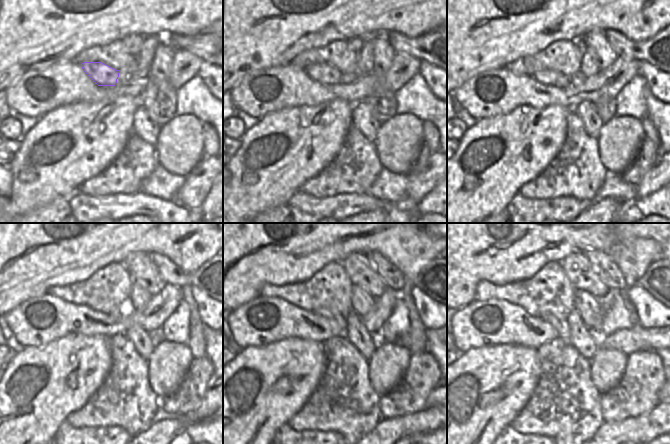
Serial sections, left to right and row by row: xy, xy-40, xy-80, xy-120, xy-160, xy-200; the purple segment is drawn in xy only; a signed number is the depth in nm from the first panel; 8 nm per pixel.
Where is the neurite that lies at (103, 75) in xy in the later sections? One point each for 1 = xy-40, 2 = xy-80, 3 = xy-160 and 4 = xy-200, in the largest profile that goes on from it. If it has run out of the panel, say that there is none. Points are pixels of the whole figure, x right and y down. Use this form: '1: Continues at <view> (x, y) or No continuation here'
1: Continues at xy-40 (325, 74)
2: Continues at xy-80 (547, 77)
3: Continues at xy-160 (328, 314)
4: Continues at xy-200 (561, 326)

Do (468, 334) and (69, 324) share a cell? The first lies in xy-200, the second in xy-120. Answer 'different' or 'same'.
same

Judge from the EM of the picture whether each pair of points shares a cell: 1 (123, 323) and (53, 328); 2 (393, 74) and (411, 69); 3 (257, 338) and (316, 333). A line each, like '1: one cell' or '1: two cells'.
1: one cell
2: one cell
3: one cell

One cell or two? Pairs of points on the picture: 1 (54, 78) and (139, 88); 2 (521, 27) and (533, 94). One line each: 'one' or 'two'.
1: one
2: two

